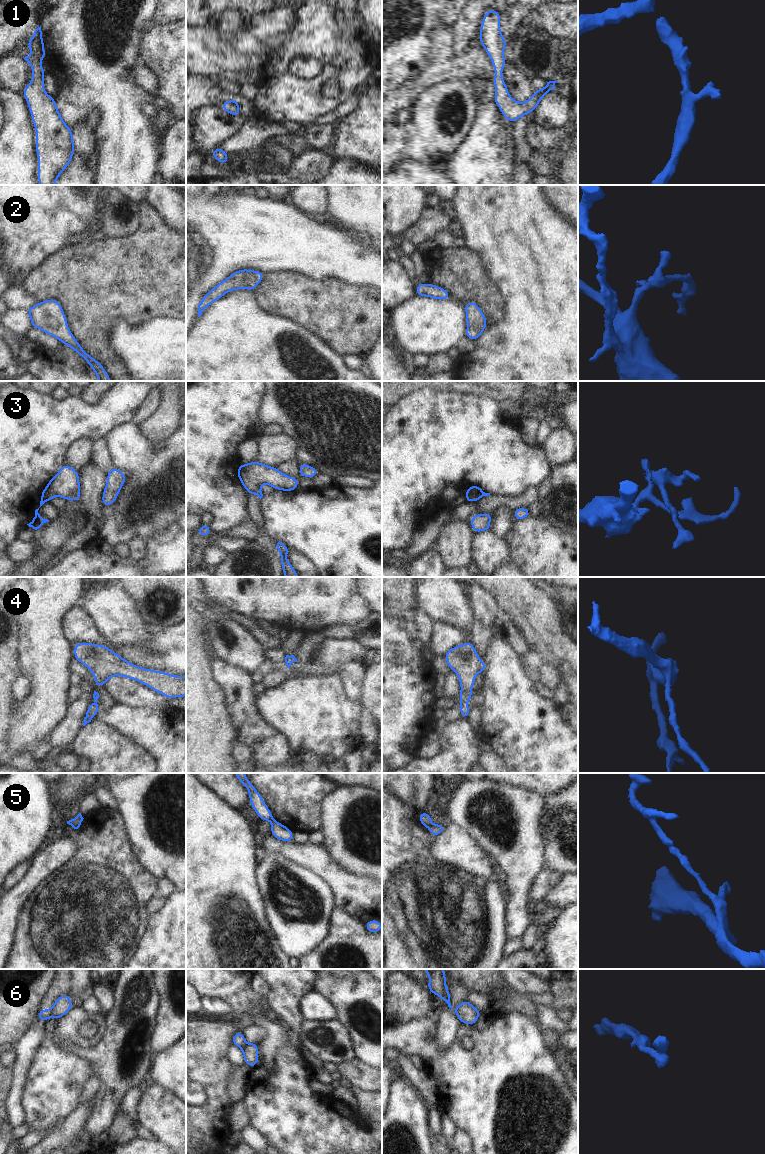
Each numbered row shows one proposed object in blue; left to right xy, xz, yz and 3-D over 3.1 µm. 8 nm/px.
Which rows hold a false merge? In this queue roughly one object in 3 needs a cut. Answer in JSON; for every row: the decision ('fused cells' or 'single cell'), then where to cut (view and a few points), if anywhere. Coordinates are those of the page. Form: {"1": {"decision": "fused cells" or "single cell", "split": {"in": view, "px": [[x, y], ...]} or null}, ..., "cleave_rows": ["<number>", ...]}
{"1": {"decision": "single cell", "split": null}, "2": {"decision": "single cell", "split": null}, "3": {"decision": "fused cells", "split": {"in": "xy", "px": [[43, 490], [43, 495], [47, 501]]}}, "4": {"decision": "single cell", "split": null}, "5": {"decision": "fused cells", "split": {"in": "yz", "px": [[432, 824], [428, 827]]}}, "6": {"decision": "fused cells", "split": {"in": "xy", "px": [[50, 1010], [51, 1016]]}}, "cleave_rows": ["3", "5", "6"]}

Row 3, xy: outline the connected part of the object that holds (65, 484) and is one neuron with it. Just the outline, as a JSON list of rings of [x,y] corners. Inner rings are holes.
[[[65,463],[44,489],[44,496],[47,502],[56,496],[65,500],[80,502],[80,494],[79,472]]]

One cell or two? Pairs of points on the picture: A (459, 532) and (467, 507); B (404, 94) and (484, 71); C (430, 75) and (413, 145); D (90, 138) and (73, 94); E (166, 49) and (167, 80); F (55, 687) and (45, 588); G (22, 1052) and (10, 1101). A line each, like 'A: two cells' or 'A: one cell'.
A: two cells
B: one cell
C: two cells
D: two cells
E: one cell
F: one cell
G: one cell

